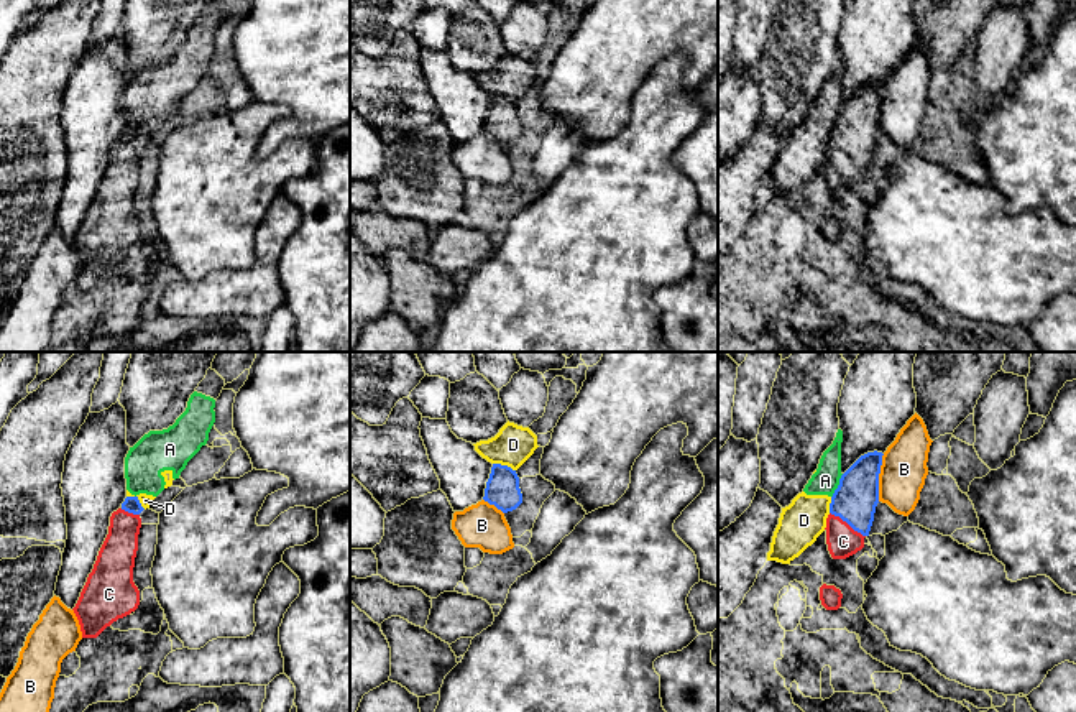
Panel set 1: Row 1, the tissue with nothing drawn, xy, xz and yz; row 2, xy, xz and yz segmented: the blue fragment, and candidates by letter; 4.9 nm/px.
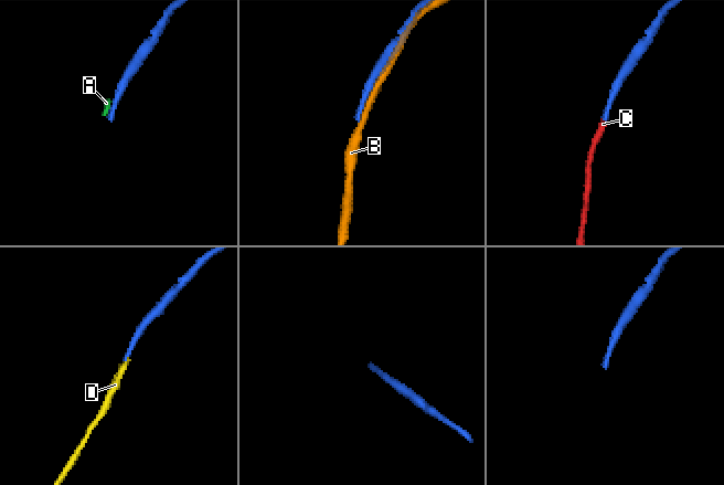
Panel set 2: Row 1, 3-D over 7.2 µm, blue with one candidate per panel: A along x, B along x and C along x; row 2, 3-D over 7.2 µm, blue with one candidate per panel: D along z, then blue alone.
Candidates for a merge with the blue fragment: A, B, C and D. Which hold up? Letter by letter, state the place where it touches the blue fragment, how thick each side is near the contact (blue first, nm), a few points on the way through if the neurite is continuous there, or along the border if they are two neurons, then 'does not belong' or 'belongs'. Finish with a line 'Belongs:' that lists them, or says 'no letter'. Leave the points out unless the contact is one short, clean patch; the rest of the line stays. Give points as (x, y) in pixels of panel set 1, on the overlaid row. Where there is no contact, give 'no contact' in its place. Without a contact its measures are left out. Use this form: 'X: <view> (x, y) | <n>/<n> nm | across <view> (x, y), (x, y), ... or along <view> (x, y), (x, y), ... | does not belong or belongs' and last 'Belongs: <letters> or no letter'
A: yz (838, 485) | 220/140 nm | along yz (843, 474), (832, 497) | does not belong
B: yz (878, 477) | 220/220 nm | does not belong
C: yz (848, 523) | 220/160 nm | across yz (855, 500), (848, 523), (843, 541) | belongs
D: xz (505, 466) | 160/190 nm | along xz (493, 462), (510, 466), (515, 471) | does not belong
Belongs: C

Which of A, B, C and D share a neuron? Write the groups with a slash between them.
A D / B / C

